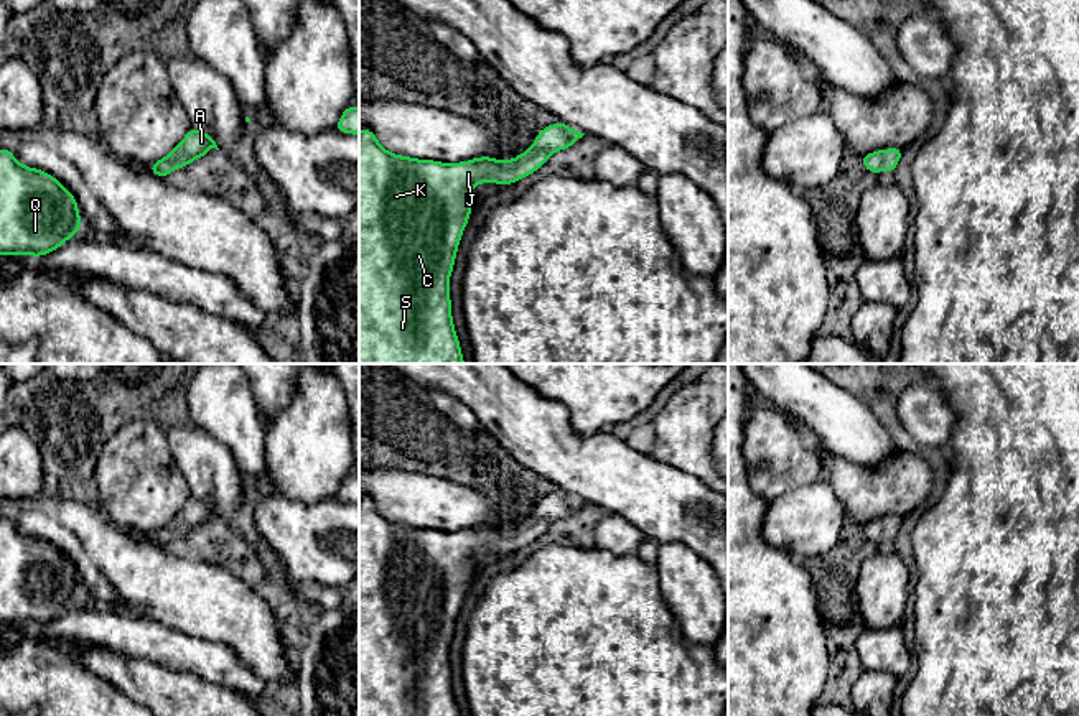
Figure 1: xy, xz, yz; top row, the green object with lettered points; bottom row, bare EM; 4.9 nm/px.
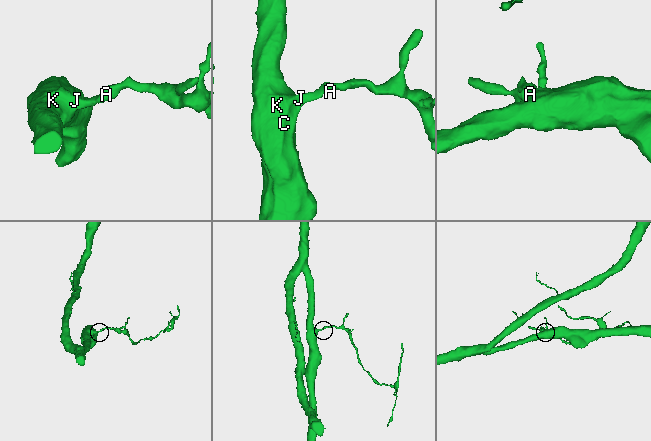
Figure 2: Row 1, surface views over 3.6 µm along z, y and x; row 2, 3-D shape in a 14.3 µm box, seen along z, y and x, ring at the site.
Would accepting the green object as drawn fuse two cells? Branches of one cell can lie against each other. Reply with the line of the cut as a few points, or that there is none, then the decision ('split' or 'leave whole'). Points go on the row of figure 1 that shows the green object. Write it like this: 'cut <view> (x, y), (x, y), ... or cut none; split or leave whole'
cut none; leave whole

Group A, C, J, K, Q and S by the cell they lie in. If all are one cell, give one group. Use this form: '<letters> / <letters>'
A C J K Q S

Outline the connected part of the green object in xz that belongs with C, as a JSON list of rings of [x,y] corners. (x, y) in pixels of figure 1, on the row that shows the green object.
[[[557,122],[539,130],[534,145],[512,160],[479,156],[440,163],[390,153],[371,128],[359,132],[359,364],[465,364],[451,318],[450,275],[471,216],[471,189],[479,183],[507,186],[527,178],[550,155],[572,146],[583,135]]]

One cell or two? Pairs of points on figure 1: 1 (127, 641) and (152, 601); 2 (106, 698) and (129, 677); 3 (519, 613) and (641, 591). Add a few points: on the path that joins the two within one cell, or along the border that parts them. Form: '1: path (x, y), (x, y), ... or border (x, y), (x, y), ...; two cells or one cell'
1: border (104, 608), (149, 616), (178, 631); two cells
2: border (86, 665), (132, 698); two cells
3: path (549, 613), (603, 613), (611, 604); one cell

